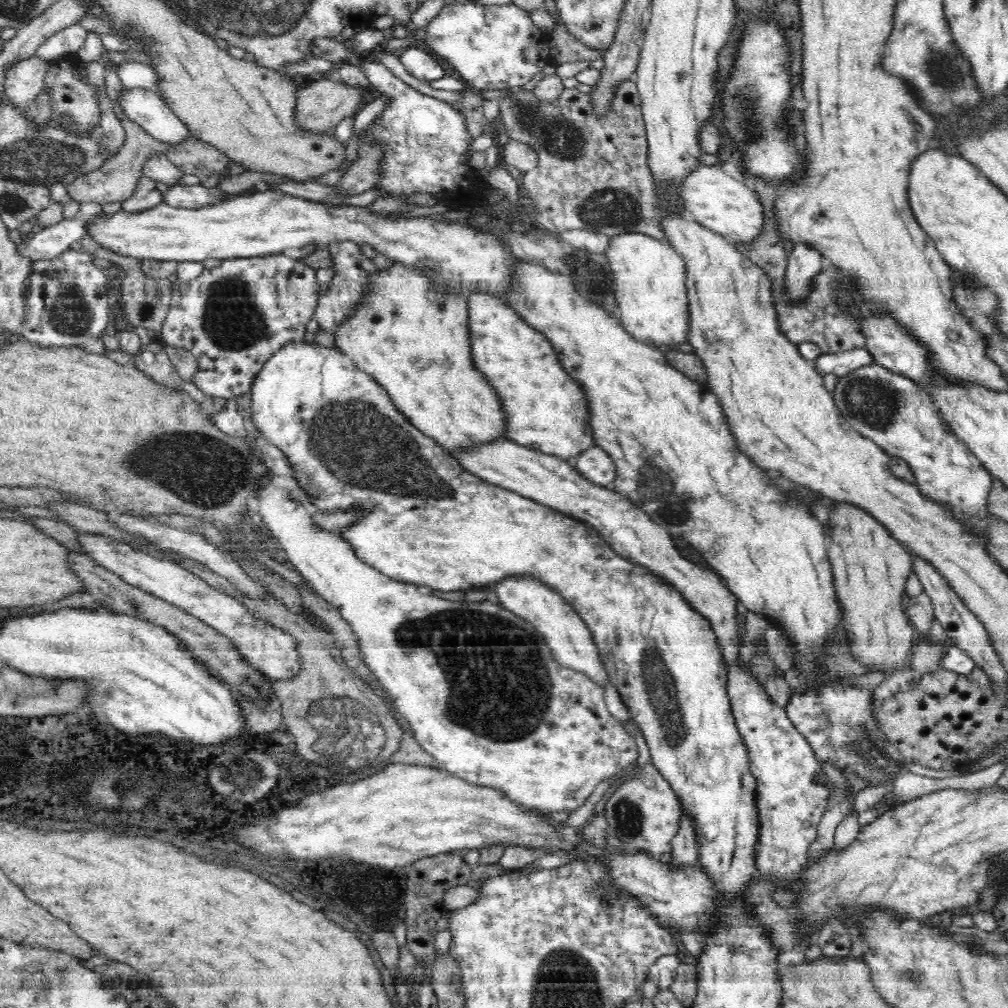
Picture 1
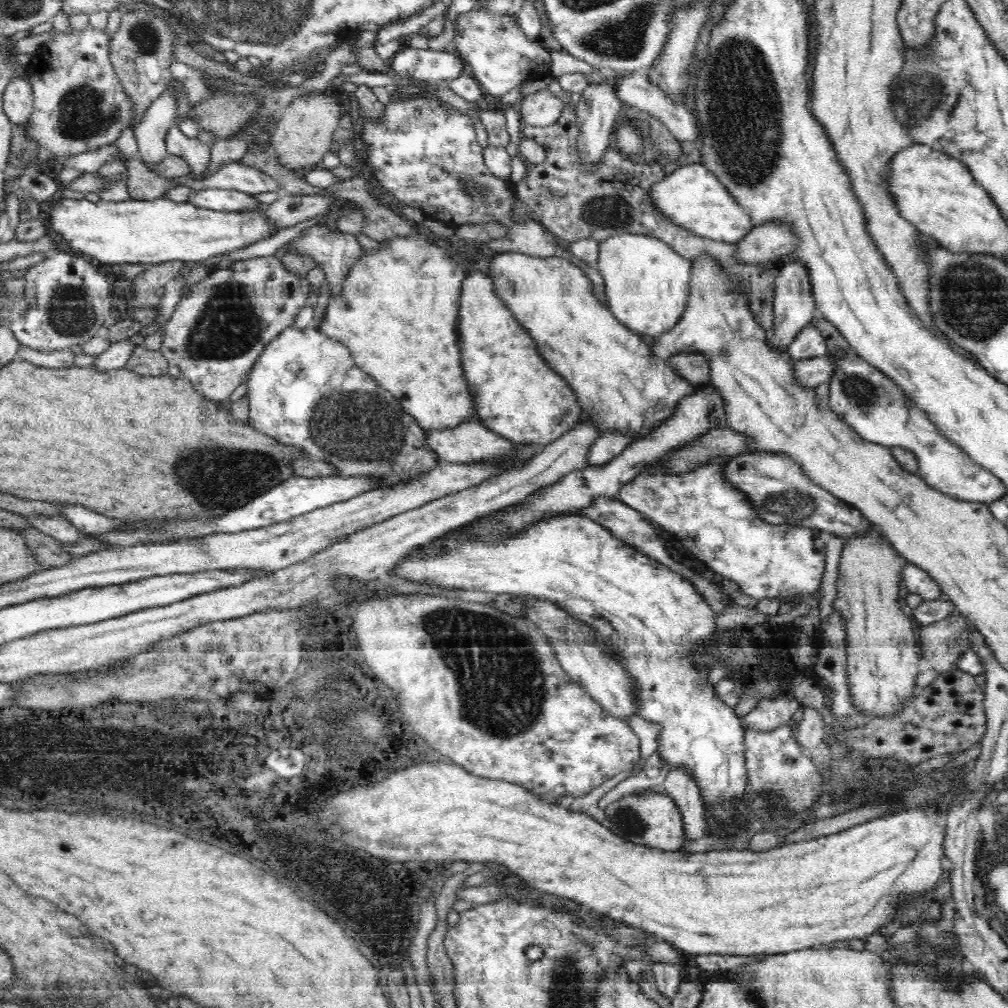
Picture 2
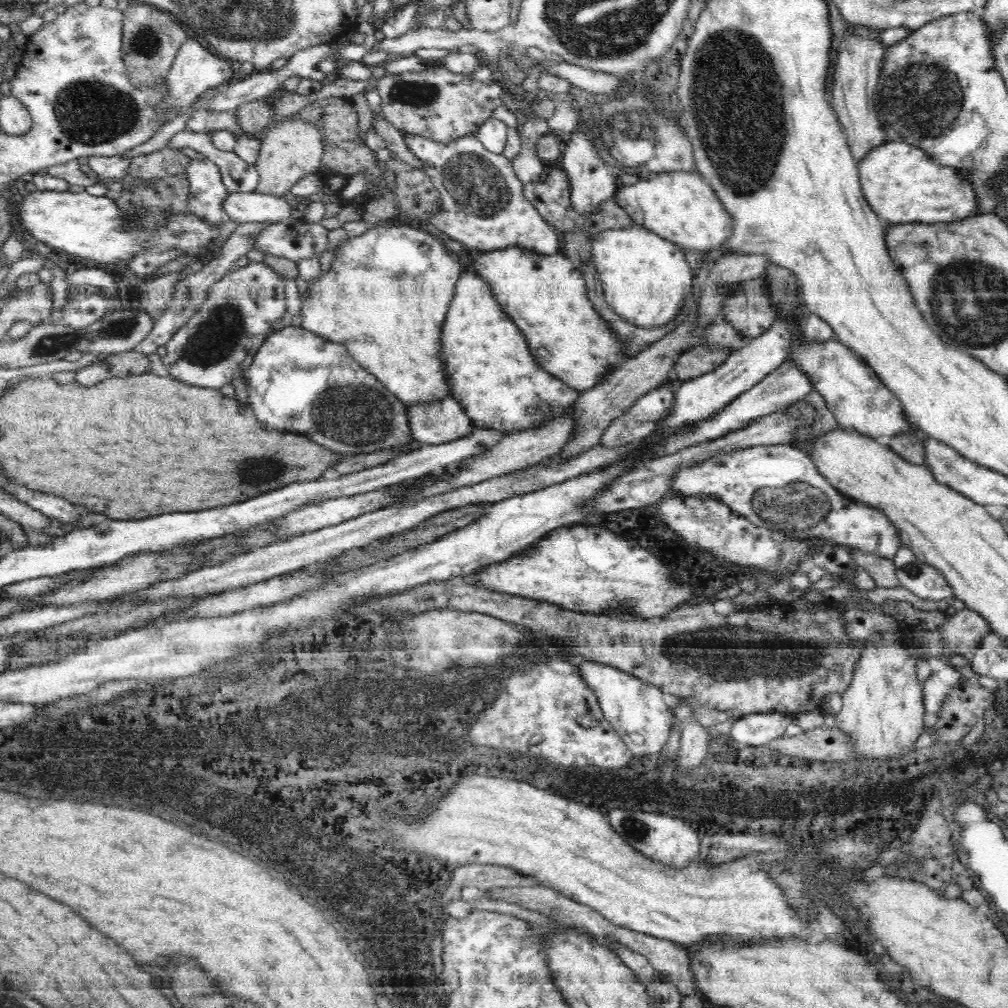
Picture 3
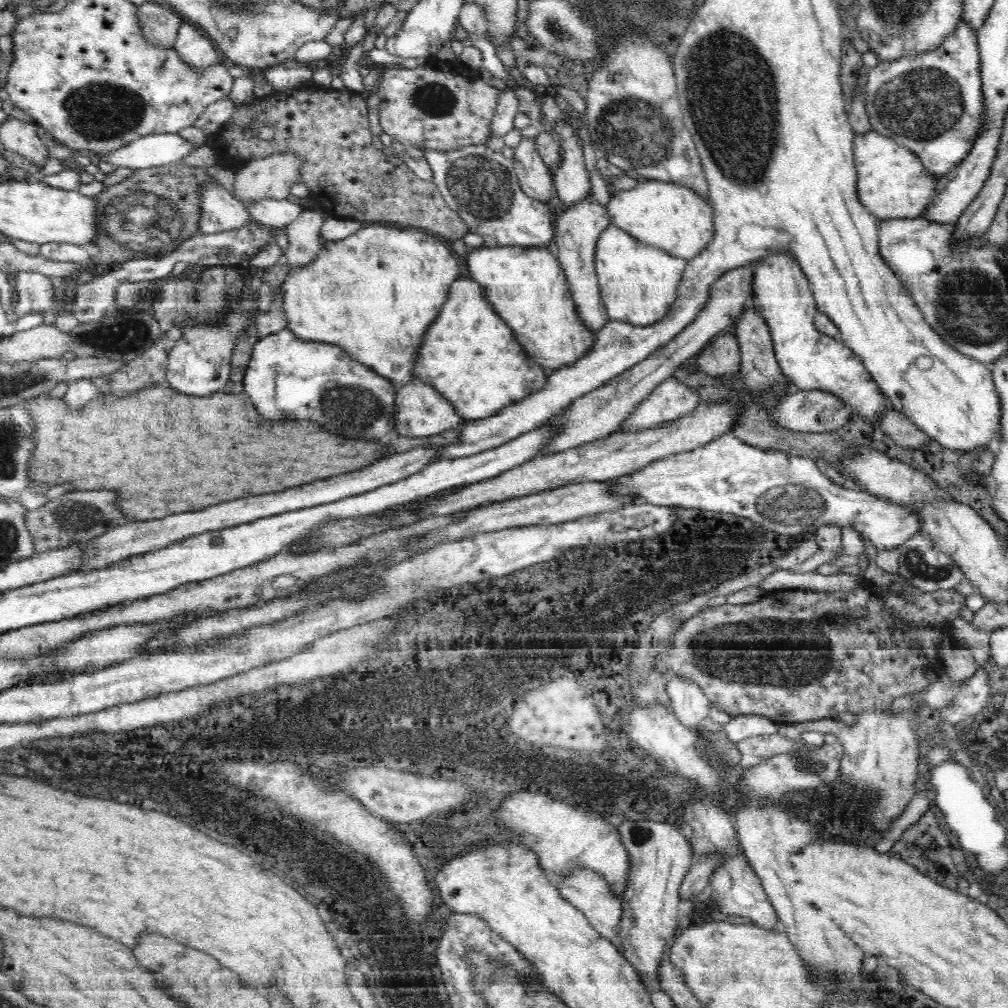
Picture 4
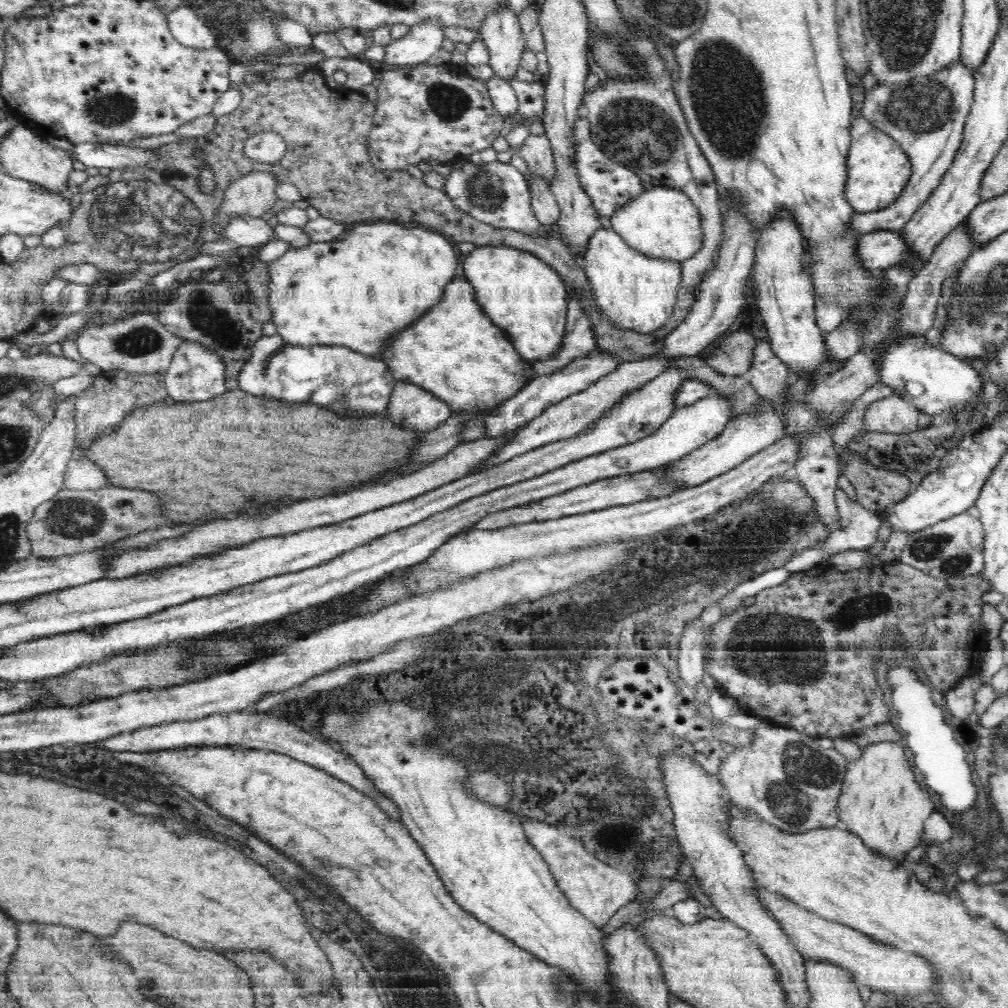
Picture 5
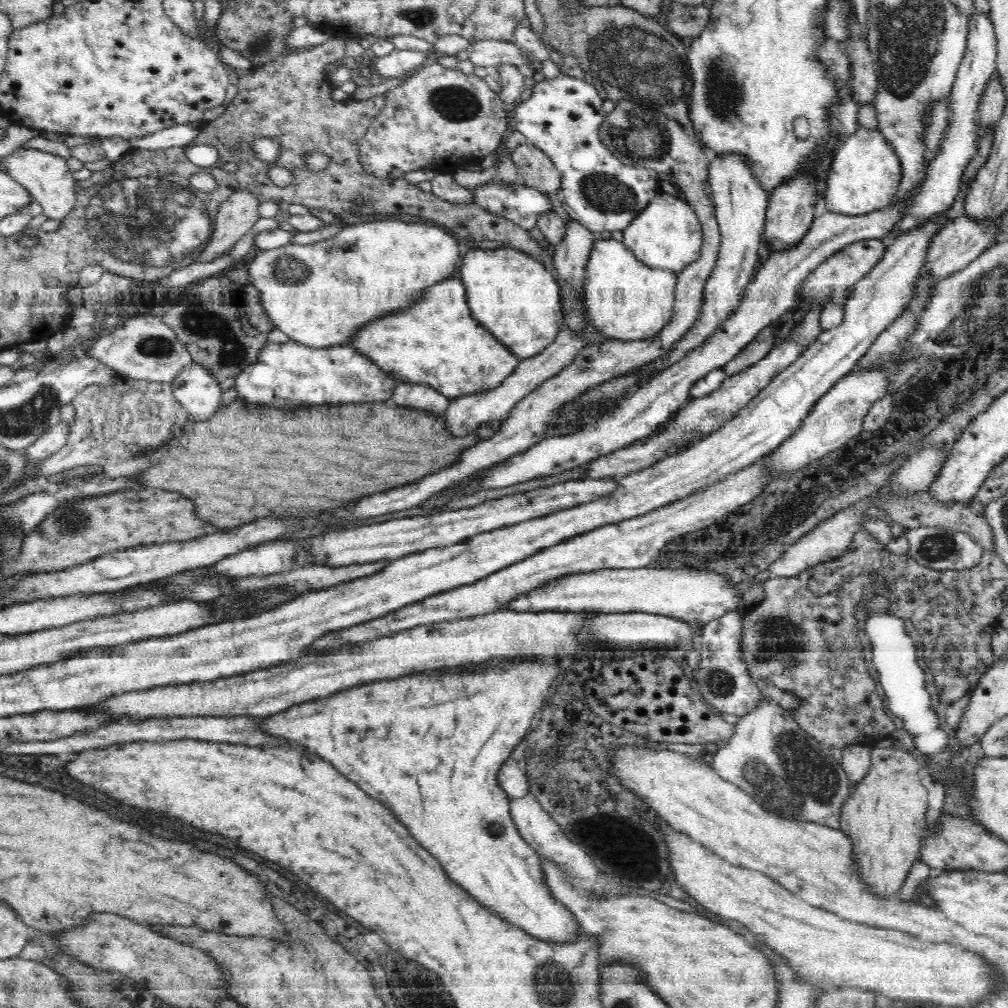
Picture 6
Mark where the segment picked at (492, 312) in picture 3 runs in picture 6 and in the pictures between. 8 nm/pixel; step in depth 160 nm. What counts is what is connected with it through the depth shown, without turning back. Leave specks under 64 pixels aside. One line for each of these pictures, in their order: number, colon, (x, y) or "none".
4: (470, 356)
5: (454, 352)
6: (437, 343)

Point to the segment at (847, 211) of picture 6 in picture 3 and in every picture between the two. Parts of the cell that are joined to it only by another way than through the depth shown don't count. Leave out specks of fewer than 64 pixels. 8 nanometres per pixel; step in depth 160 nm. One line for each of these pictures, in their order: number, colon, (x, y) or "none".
3: (902, 183)
4: (892, 183)
5: (877, 169)

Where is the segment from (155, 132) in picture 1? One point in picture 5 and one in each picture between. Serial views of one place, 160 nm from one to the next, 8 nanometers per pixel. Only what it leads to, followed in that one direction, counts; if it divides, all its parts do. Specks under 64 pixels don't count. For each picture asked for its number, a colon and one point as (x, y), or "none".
2: (198, 154)
3: (207, 196)
4: (220, 211)
5: (247, 231)

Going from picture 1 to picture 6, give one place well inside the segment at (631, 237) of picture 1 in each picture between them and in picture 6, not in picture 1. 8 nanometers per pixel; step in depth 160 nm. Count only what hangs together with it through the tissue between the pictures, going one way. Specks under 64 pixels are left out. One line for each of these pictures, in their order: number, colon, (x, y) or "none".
2: (647, 283)
3: (645, 279)
4: (638, 283)
5: (636, 292)
6: (625, 300)

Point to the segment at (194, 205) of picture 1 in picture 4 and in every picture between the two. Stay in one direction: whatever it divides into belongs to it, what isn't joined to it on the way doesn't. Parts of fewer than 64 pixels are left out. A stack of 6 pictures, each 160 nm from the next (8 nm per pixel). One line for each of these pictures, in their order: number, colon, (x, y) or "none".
2: (220, 199)
3: (249, 207)
4: (272, 214)

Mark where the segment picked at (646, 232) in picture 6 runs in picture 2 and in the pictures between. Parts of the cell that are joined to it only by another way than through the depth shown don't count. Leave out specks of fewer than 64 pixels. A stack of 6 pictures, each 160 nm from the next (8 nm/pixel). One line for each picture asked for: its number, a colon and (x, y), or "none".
2: (691, 198)
3: (680, 207)
4: (670, 217)
5: (662, 223)

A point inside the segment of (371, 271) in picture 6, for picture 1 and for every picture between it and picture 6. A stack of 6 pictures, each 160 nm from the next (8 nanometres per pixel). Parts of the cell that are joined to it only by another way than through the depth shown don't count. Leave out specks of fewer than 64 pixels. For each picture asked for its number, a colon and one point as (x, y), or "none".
1: (414, 341)
2: (398, 318)
3: (389, 288)
4: (373, 293)
5: (353, 290)

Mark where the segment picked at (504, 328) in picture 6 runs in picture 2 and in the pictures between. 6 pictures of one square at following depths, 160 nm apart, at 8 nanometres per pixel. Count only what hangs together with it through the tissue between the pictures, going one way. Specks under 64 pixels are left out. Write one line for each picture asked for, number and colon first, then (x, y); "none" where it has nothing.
2: (617, 382)
3: (545, 295)
4: (527, 286)
5: (522, 296)

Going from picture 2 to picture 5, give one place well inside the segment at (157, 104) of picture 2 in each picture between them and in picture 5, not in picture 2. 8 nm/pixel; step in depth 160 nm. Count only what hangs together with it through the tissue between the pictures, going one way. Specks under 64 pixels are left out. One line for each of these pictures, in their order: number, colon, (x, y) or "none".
3: (195, 69)
4: (197, 50)
5: (187, 26)

